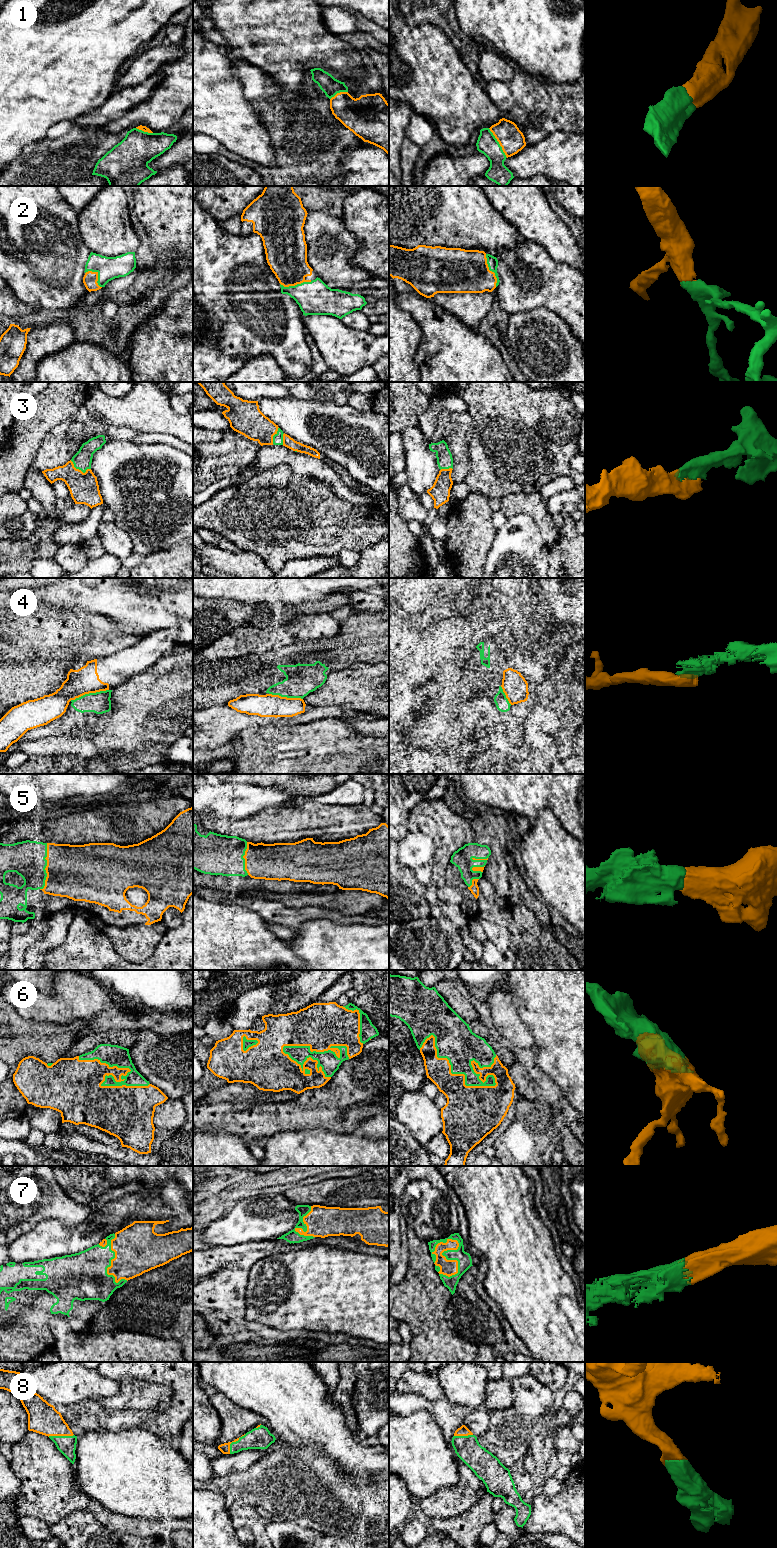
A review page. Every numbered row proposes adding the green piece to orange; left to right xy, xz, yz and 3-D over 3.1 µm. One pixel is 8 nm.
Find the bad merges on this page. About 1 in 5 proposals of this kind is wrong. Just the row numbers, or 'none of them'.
4

